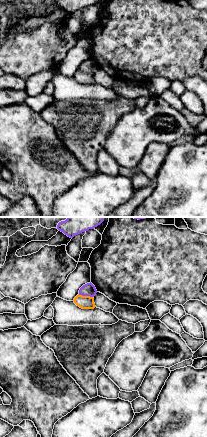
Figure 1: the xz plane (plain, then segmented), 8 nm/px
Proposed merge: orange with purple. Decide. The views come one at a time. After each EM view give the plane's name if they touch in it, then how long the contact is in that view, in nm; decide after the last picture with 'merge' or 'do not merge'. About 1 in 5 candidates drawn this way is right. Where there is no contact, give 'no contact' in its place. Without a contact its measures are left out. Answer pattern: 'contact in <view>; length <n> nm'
contact in xz; length 120 nm

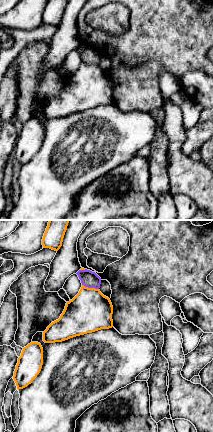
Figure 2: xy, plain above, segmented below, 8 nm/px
contact in xy; length 140 nm

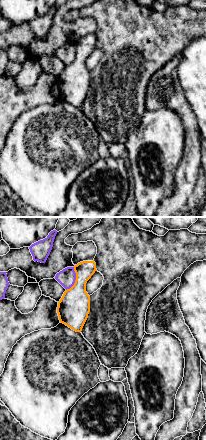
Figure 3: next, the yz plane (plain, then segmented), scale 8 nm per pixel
contact in yz; length 200 nm

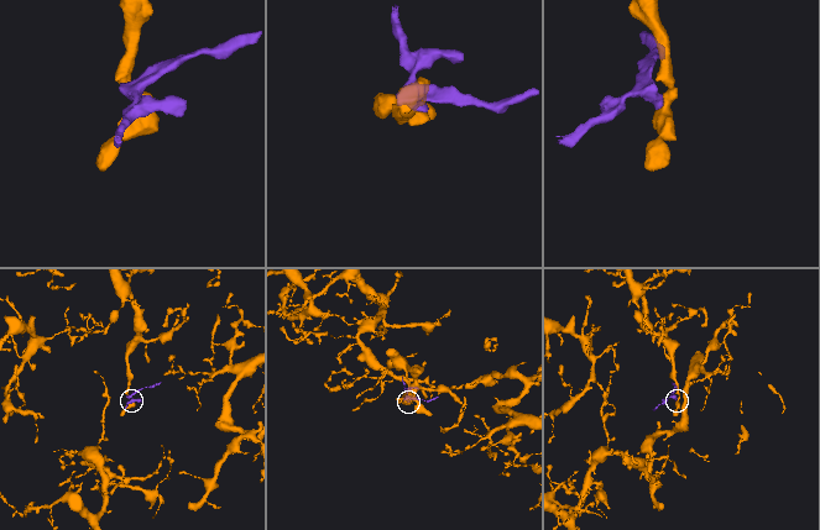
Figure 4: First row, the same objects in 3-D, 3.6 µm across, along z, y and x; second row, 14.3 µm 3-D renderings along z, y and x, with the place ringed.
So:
do not merge

